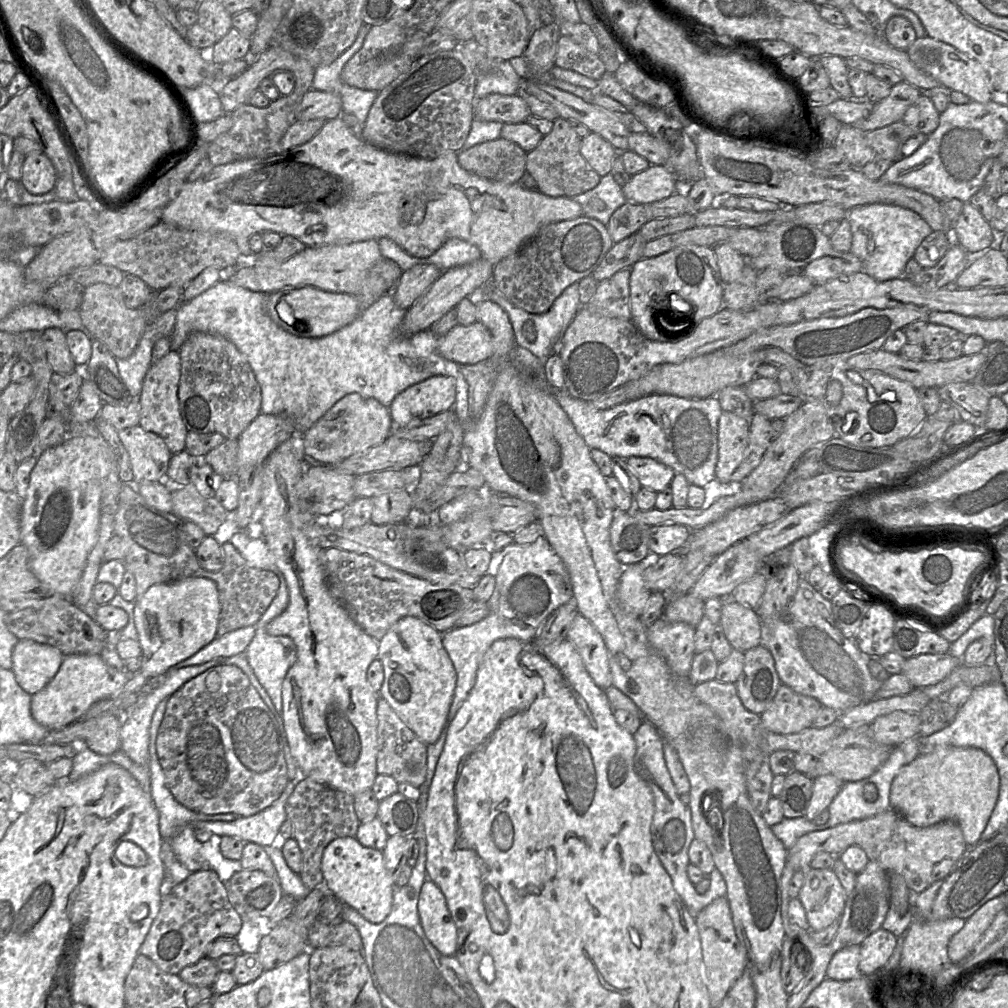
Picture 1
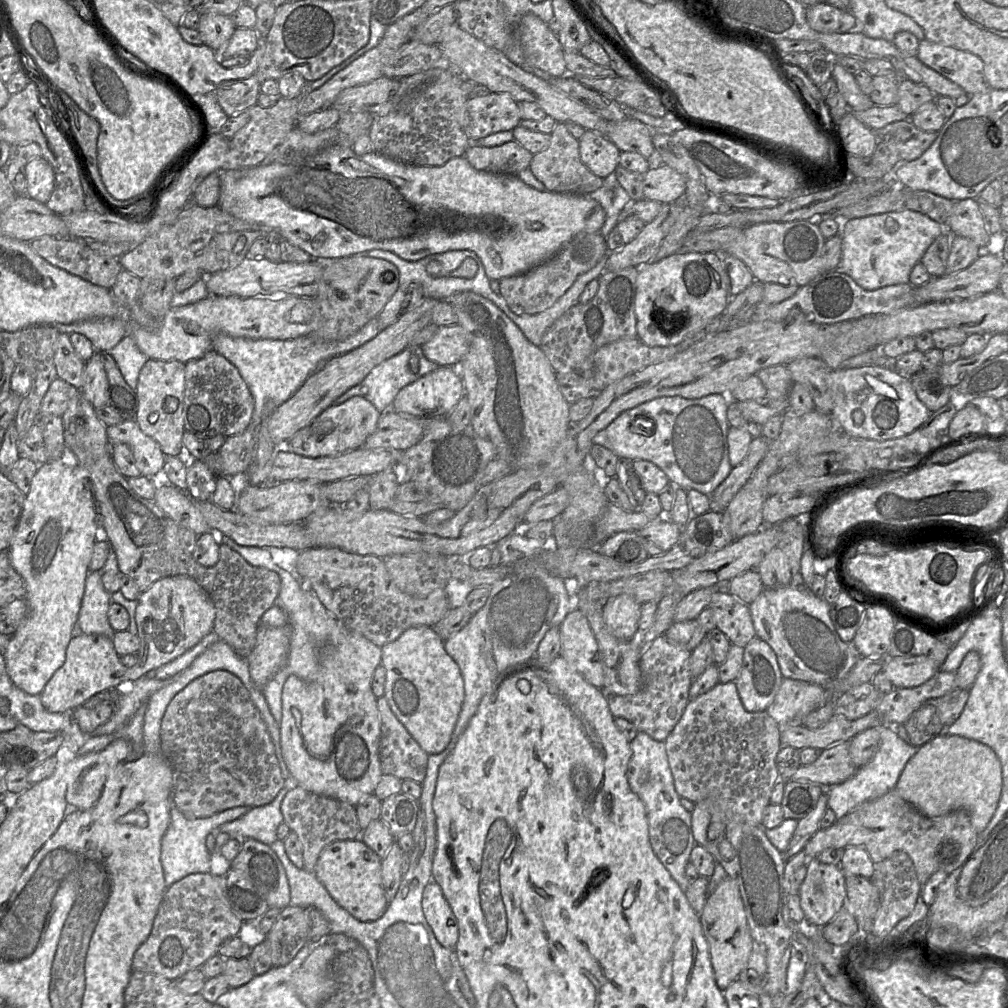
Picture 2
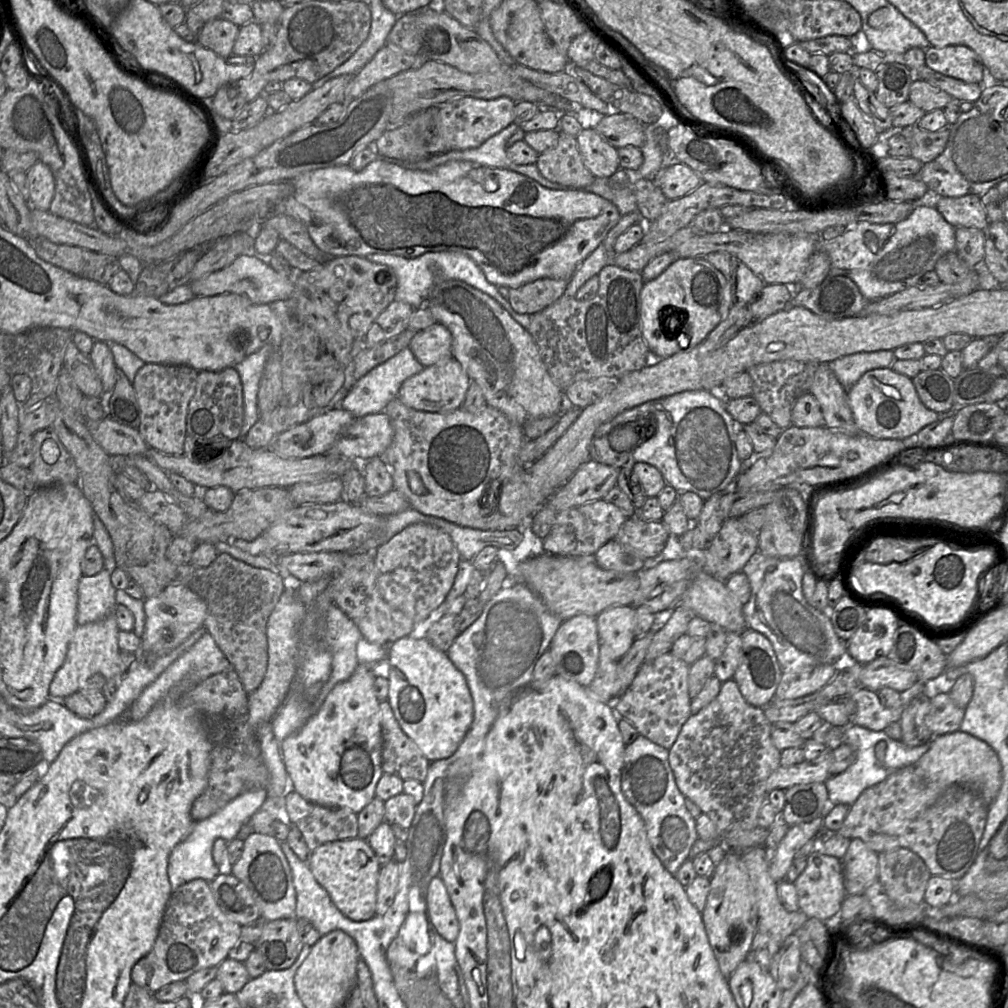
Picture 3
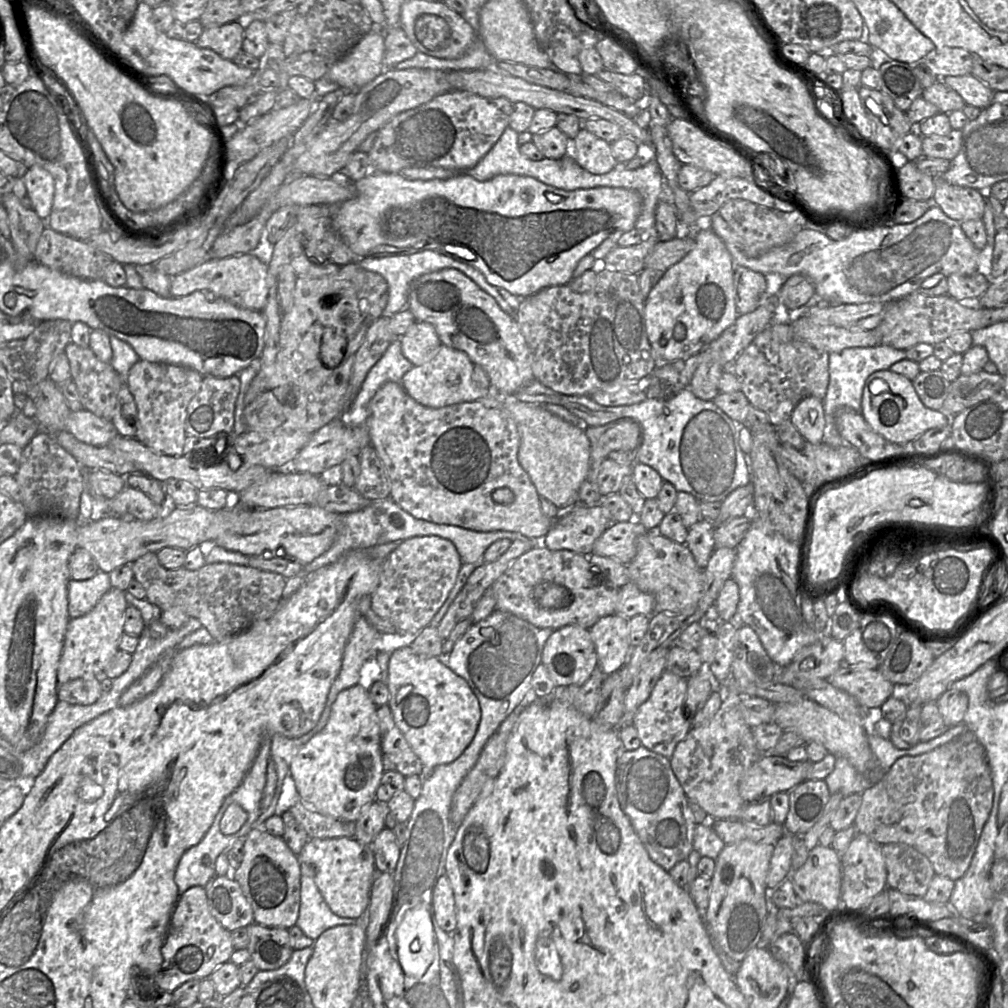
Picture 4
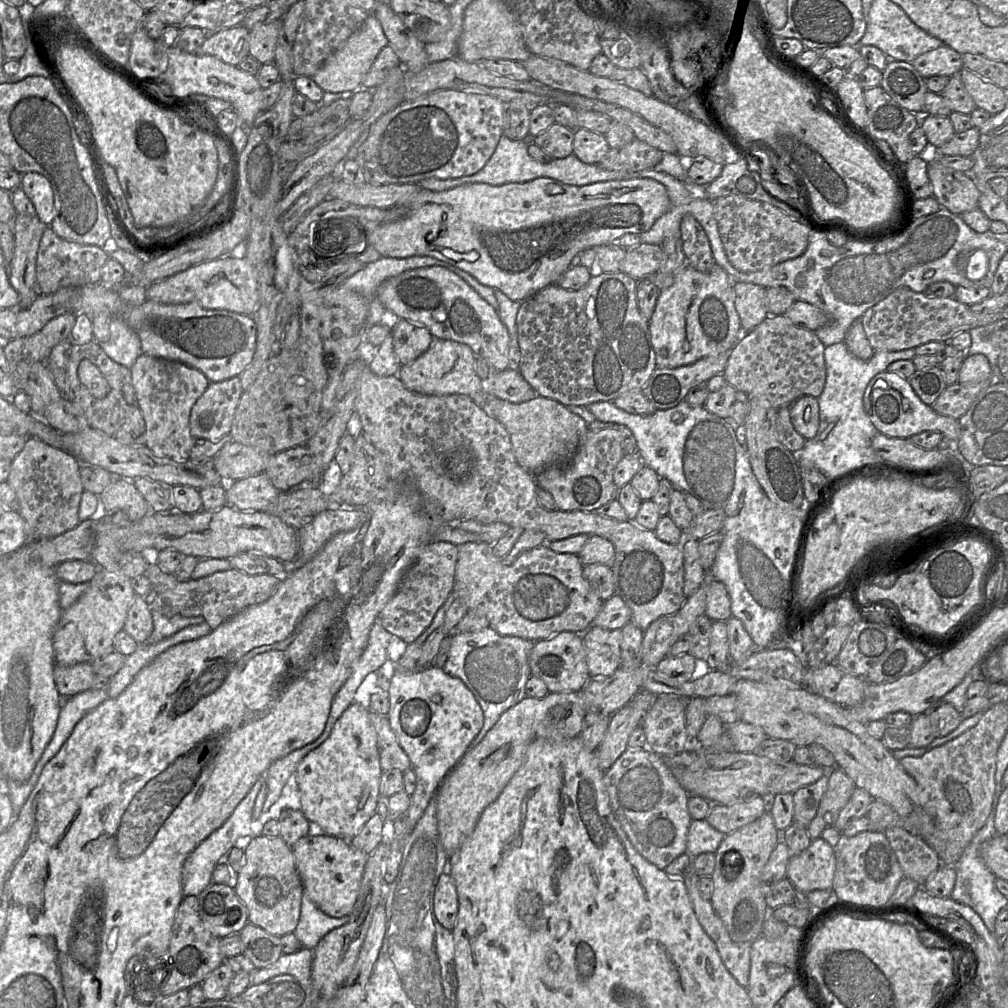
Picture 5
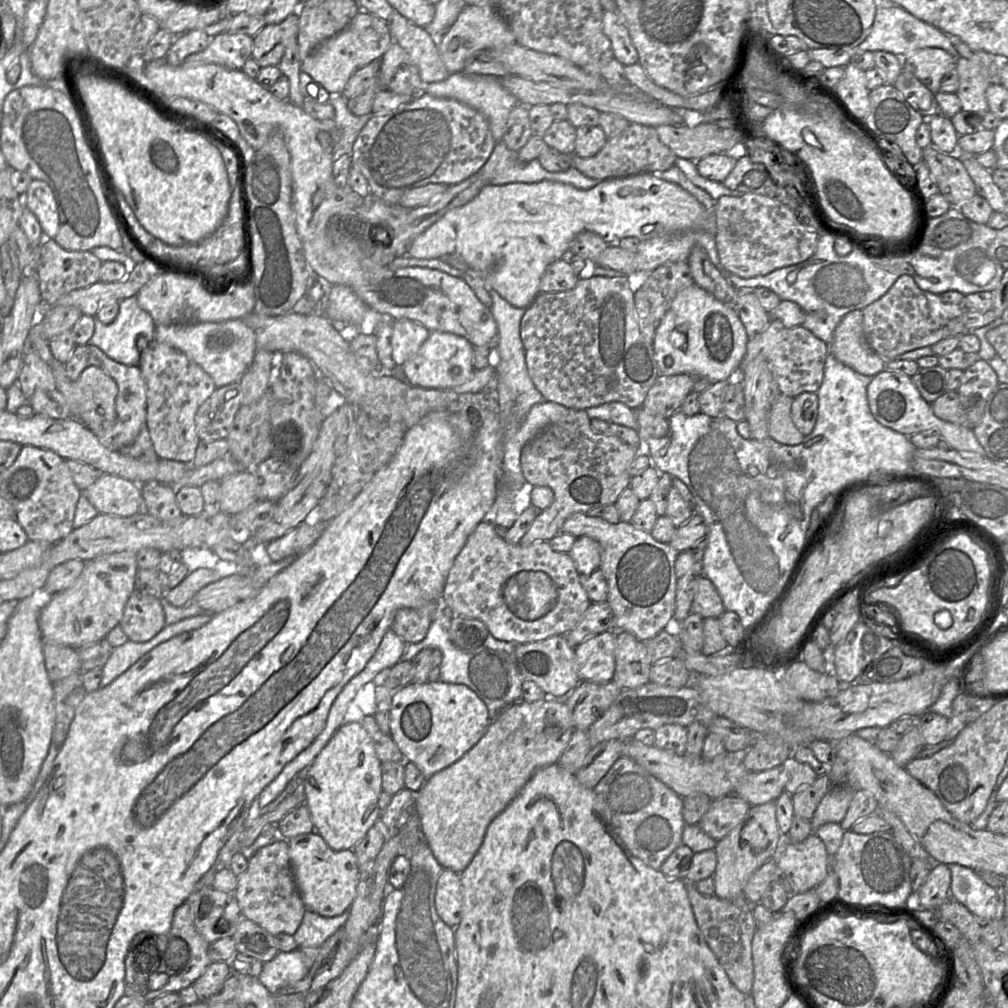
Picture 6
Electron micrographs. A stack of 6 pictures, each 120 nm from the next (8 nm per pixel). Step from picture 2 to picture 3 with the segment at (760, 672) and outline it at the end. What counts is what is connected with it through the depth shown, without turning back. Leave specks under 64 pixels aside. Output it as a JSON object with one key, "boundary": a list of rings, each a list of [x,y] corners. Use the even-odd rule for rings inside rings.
{"boundary":[[[746,628],[741,633],[741,639],[741,655],[733,679],[749,704],[755,707],[764,707],[774,699],[783,673],[781,666],[771,642],[765,635],[751,628]]]}

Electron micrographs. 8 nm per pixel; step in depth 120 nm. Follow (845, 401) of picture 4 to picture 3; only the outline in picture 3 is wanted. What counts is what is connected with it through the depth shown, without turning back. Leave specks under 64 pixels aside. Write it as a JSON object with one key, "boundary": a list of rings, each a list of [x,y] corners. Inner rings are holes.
{"boundary":[[[880,350],[843,356],[828,363],[828,366],[848,391],[866,372],[891,367],[895,360],[892,350]]]}

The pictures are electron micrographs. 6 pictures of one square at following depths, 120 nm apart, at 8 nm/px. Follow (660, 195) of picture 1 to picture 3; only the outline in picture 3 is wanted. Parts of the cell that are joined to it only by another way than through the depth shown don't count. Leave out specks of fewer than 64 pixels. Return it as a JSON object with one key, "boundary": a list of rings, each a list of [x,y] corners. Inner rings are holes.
{"boundary":[[[672,160],[669,167],[659,170],[653,182],[670,201],[692,192],[703,181],[690,167]]]}

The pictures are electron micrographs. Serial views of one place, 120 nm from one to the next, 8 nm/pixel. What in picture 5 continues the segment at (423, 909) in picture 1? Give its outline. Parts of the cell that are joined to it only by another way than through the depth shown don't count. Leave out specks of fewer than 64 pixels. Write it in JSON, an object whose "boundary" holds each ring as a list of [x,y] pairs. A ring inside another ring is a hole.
{"boundary":[[[444,871],[436,885],[433,912],[438,922],[447,930],[454,929],[459,909],[455,882],[448,871]]]}

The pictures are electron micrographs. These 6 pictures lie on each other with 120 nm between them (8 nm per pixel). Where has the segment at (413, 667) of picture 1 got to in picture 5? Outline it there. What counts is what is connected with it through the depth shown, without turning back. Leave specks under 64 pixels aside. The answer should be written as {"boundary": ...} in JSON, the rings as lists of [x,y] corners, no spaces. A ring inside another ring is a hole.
{"boundary":[[[434,665],[418,672],[397,669],[387,694],[390,702],[388,720],[416,775],[416,788],[407,810],[409,834],[442,780],[469,750],[470,744],[483,727],[484,714],[473,693],[460,678]]]}

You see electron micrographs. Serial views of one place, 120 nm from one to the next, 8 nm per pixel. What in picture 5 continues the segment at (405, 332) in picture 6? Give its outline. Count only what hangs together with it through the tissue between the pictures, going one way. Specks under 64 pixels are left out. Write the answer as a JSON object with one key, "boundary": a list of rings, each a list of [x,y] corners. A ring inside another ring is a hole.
{"boundary":[[[404,319],[394,325],[392,336],[395,355],[402,365],[412,363],[425,353],[434,340],[426,327]]]}

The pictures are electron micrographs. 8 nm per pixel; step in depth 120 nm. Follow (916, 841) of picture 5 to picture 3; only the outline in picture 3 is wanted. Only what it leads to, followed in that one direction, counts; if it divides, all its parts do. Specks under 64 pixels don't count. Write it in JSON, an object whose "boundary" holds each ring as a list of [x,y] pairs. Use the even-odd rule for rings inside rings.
{"boundary":[[[909,849],[878,853],[877,881],[898,907],[923,903],[930,877],[924,861]]]}

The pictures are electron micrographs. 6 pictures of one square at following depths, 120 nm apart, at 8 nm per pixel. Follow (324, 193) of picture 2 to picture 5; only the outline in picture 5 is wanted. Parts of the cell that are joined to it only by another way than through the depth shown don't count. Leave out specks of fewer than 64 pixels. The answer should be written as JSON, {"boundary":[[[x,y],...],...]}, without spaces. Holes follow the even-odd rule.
{"boundary":[[[537,178],[525,183],[507,183],[499,186],[492,186],[486,183],[465,184],[438,192],[422,189],[415,197],[409,200],[409,204],[402,206],[407,206],[410,210],[405,217],[381,224],[374,228],[373,231],[366,232],[369,243],[380,253],[381,257],[434,257],[464,270],[483,285],[501,290],[513,301],[523,301],[545,287],[555,284],[559,277],[570,268],[573,257],[579,255],[582,251],[592,247],[616,243],[621,236],[627,233],[641,234],[650,230],[655,221],[668,210],[670,201],[666,188],[661,183],[648,178],[612,180],[584,186],[566,185],[552,178]]]}

